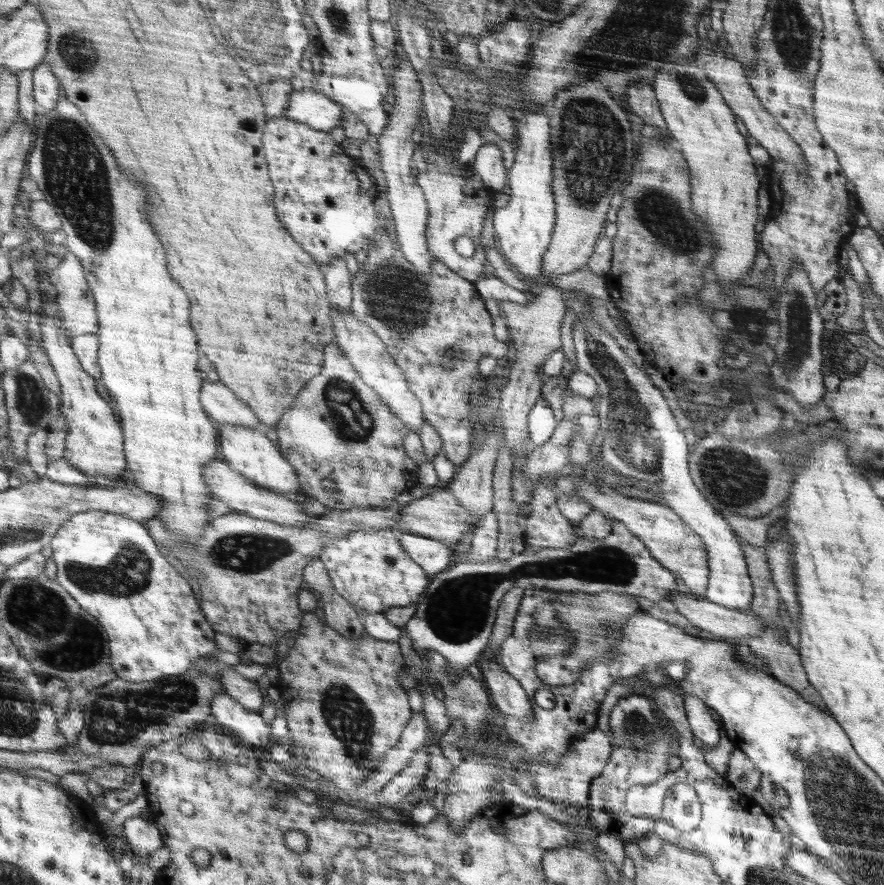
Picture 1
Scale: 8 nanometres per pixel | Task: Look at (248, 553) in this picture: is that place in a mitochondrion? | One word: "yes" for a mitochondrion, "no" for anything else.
yes

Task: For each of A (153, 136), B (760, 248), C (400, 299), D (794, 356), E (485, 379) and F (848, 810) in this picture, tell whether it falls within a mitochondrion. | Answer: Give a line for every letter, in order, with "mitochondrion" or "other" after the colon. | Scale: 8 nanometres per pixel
A: other
B: other
C: mitochondrion
D: mitochondrion
E: other
F: mitochondrion

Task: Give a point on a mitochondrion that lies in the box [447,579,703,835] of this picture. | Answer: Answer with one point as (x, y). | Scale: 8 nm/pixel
(633, 750)

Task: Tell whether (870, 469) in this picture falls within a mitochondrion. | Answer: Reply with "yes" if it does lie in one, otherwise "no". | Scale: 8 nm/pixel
no

